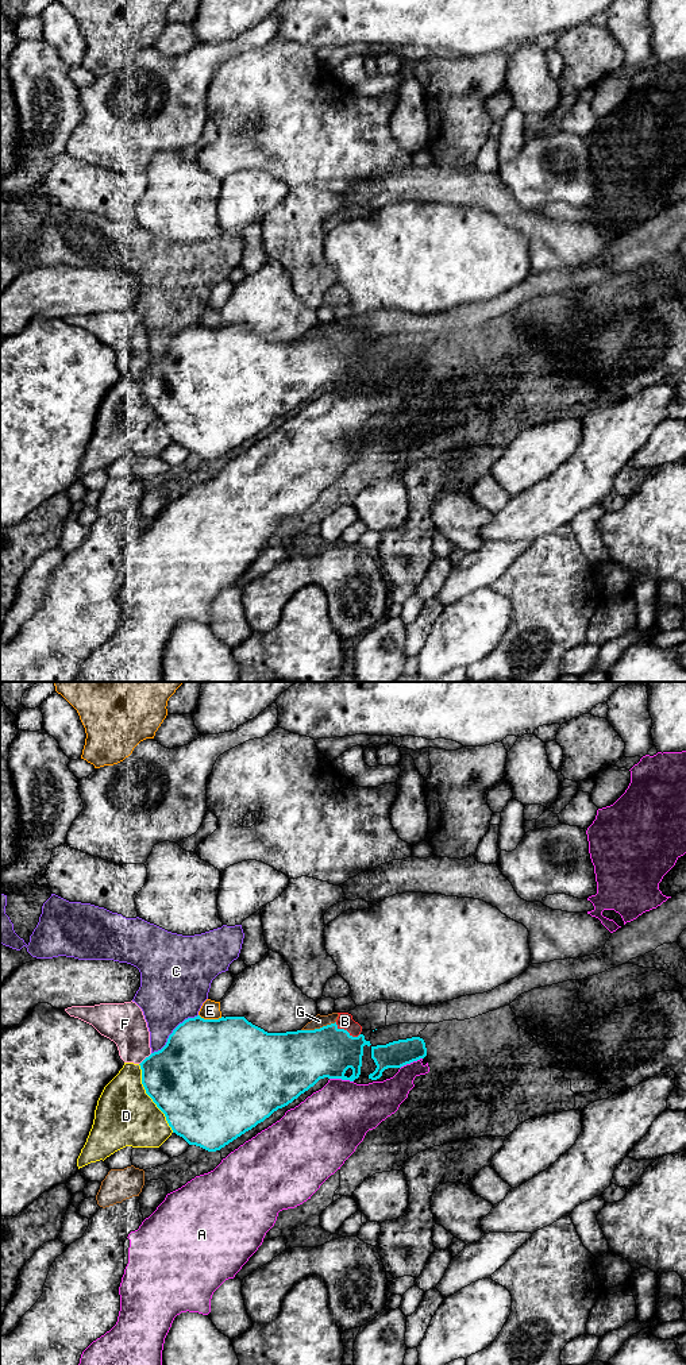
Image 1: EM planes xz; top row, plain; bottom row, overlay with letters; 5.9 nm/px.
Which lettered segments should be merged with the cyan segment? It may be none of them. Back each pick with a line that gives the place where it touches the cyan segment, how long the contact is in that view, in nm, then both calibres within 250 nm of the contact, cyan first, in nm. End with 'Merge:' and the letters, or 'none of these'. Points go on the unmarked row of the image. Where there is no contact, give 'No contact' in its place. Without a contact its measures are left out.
Merge: none of these

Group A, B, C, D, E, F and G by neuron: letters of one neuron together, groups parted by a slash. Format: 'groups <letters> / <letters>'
groups A / B G / C / D / E / F

